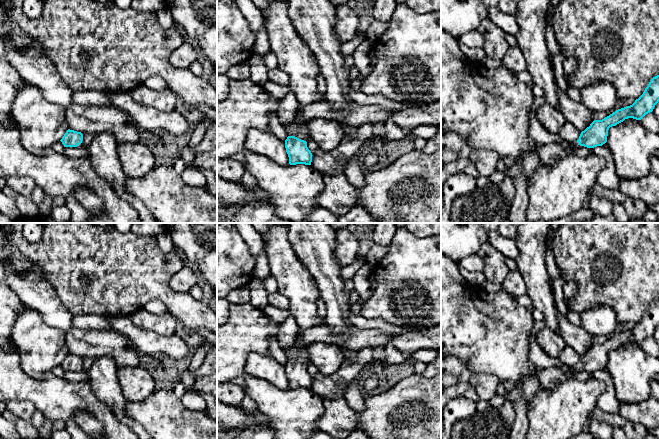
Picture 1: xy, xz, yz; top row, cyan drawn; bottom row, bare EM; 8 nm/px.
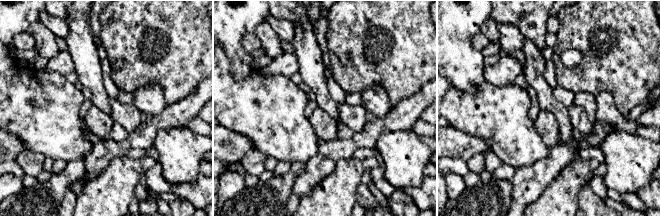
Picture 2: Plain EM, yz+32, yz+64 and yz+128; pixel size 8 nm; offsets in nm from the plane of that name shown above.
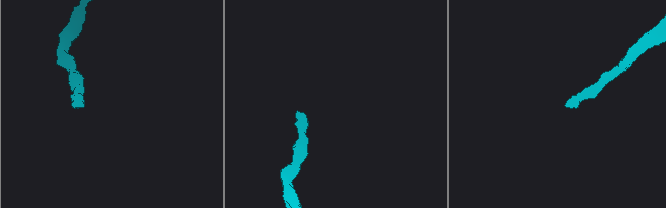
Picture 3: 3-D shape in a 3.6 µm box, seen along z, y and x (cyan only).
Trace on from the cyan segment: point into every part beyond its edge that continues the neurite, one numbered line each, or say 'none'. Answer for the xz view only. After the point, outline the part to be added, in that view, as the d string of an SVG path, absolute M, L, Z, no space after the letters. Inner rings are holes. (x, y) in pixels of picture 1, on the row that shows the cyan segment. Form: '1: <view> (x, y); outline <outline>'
1: xz (302, 134); outline M300 107L297 109L297 114L295 116L295 122L297 123L299 127L299 131L295 135L295 137L306 141L307 138L309 137L308 132L307 132L307 127L306 127L307 121L299 117L298 115L299 110L300 110Z

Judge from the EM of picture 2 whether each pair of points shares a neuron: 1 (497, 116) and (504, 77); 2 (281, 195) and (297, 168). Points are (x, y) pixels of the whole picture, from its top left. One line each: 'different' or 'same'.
1: different
2: same

